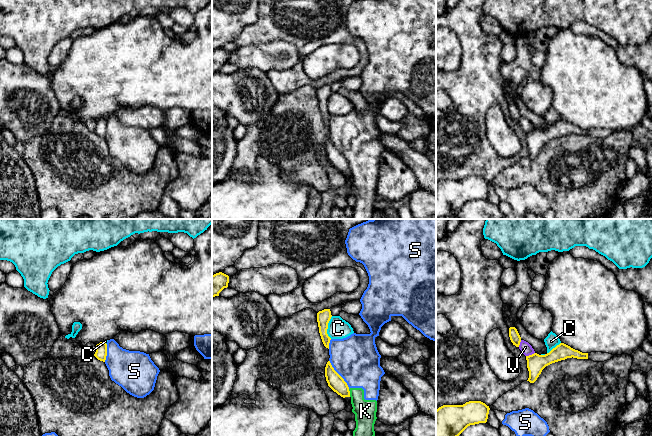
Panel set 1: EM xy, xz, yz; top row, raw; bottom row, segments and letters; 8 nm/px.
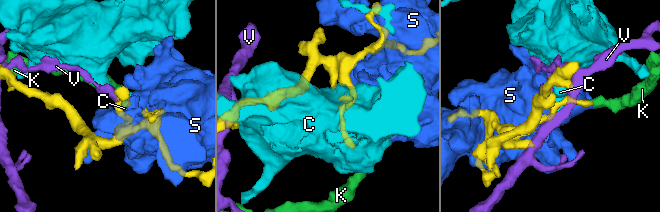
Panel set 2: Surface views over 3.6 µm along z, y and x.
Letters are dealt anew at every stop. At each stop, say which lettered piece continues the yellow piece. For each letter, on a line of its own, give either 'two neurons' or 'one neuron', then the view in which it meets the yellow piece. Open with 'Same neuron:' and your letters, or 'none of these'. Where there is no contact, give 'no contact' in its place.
Same neuron: none of these
C: two neurons | xz
K: two neurons | xz
S: two neurons | xz
V: two neurons | yz

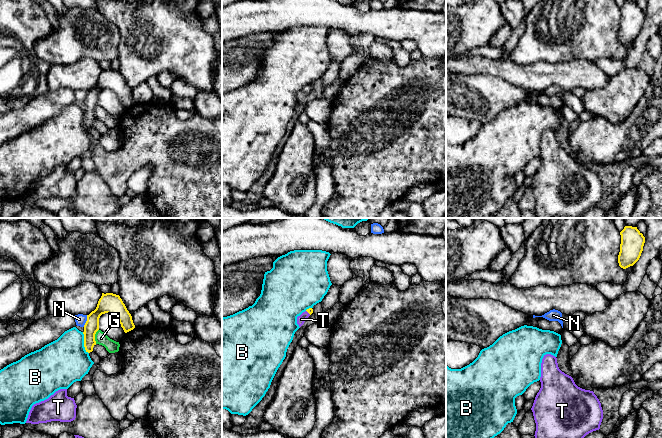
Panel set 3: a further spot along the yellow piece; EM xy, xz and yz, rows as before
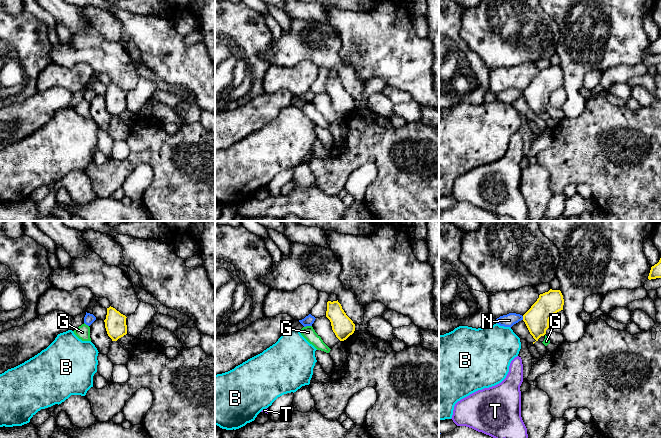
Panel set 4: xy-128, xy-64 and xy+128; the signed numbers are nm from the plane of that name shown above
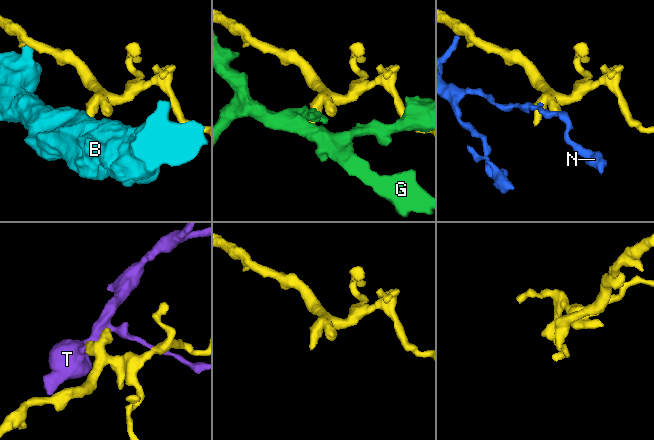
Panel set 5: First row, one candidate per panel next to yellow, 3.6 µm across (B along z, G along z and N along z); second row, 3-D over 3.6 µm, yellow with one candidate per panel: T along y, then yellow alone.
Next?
Same neuron: T
B: two neurons | xy
G: two neurons | xy
N: two neurons | xy
T: one neuron | xz

